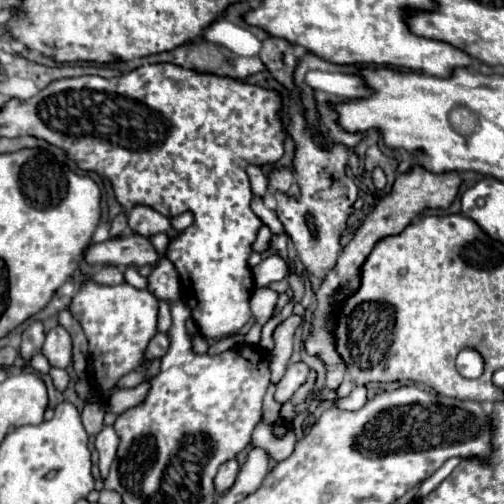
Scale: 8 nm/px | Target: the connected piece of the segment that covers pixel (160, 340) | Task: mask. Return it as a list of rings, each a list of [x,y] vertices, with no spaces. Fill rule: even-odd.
[[[157,334],[155,338],[151,338],[151,342],[149,342],[147,350],[145,350],[145,360],[153,362],[153,360],[161,358],[161,356],[167,352],[167,348],[169,348],[169,338],[167,338],[167,334]]]

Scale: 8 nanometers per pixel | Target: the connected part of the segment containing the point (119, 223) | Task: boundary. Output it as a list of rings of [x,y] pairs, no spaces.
[[[121,212],[121,214],[117,214],[115,218],[113,218],[113,222],[111,222],[111,230],[109,230],[109,234],[111,234],[111,238],[117,238],[117,236],[121,236],[125,230],[127,230],[127,216]]]

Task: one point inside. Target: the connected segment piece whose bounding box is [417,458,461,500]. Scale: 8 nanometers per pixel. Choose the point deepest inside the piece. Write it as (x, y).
(433, 481)

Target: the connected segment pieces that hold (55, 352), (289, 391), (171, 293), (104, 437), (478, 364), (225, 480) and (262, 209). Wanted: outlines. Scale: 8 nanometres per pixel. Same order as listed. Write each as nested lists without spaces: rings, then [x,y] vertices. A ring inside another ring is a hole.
[[[55,326],[47,332],[43,344],[43,356],[53,368],[67,368],[73,360],[73,340],[63,326]]]
[[[297,362],[297,364],[289,364],[287,366],[287,372],[283,376],[283,380],[277,384],[277,392],[275,392],[275,400],[279,404],[287,402],[295,392],[297,388],[307,380],[307,374],[309,374],[309,366],[305,362]]]
[[[163,258],[149,274],[149,292],[159,298],[159,300],[167,300],[167,302],[177,302],[181,298],[179,292],[179,276],[173,268],[173,264]]]
[[[105,426],[99,434],[97,434],[97,440],[95,440],[95,448],[99,452],[99,468],[100,473],[105,469],[108,470],[115,458],[115,450],[117,450],[117,444],[119,444],[119,438],[115,434],[115,430],[111,426]]]
[[[463,350],[457,356],[457,370],[465,378],[477,378],[483,372],[483,360],[475,350]]]
[[[229,460],[229,462],[225,462],[219,468],[219,472],[215,476],[215,490],[217,490],[217,494],[223,494],[223,492],[227,492],[233,486],[233,482],[237,478],[237,472],[239,472],[237,460]]]
[[[257,196],[253,198],[253,202],[251,202],[251,210],[253,210],[255,216],[257,216],[265,226],[269,226],[275,234],[283,232],[283,226],[281,226],[281,222],[279,222],[277,214],[275,214],[273,210],[269,210],[269,208],[263,204],[261,198],[257,198]]]

